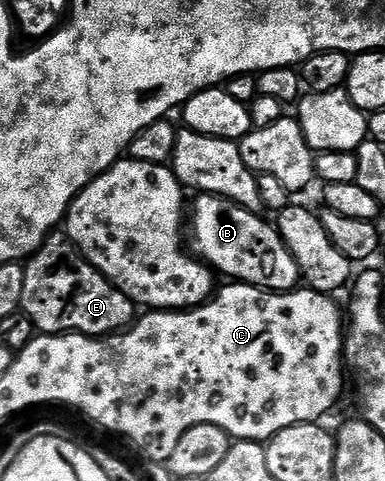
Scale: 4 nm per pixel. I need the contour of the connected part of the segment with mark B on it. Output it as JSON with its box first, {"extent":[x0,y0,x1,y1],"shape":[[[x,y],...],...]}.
{"extent":[188,193,300,293],"shape":[[[203,193],[195,198],[188,217],[188,237],[194,240],[193,252],[211,269],[221,276],[223,273],[226,279],[275,293],[288,293],[299,288],[300,274],[296,259],[292,251],[288,251],[277,228],[265,221],[265,216],[242,209],[228,198],[211,193]]]}

